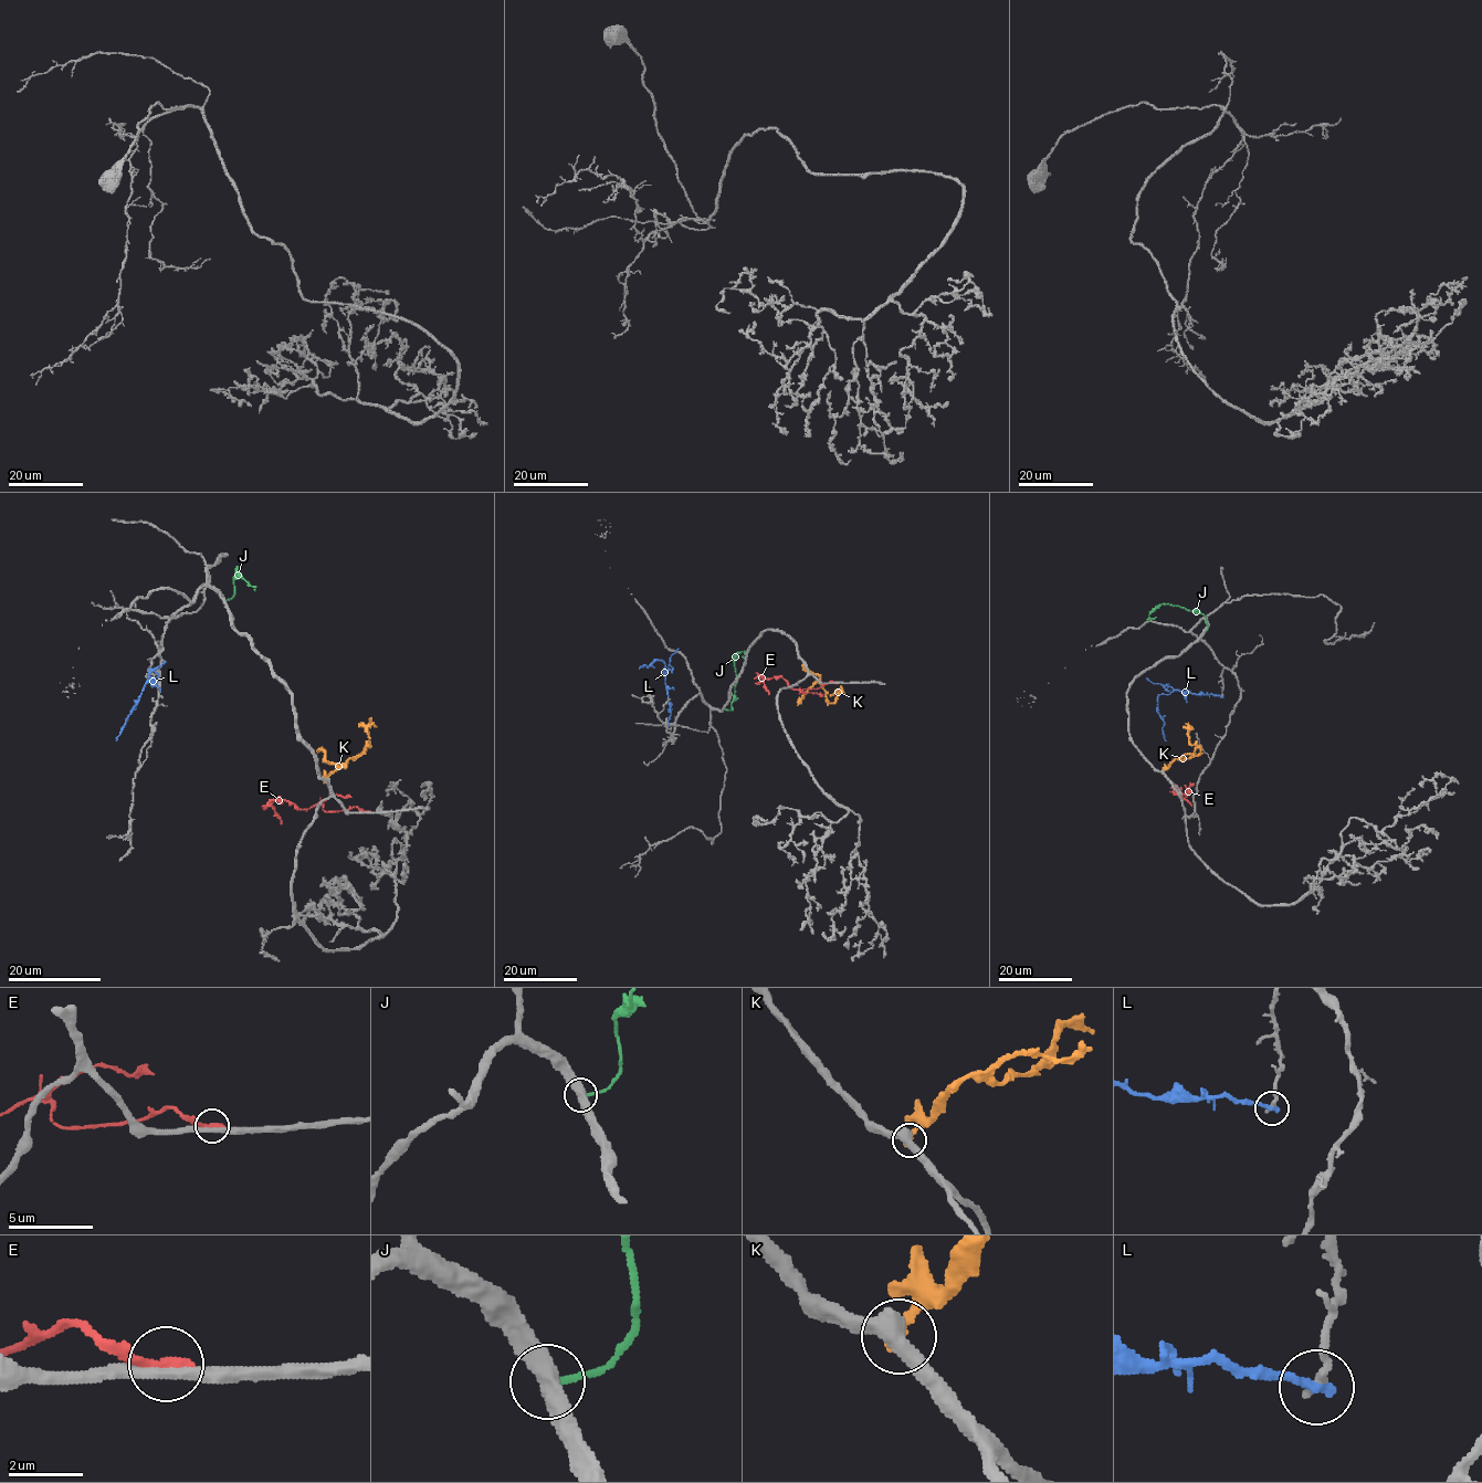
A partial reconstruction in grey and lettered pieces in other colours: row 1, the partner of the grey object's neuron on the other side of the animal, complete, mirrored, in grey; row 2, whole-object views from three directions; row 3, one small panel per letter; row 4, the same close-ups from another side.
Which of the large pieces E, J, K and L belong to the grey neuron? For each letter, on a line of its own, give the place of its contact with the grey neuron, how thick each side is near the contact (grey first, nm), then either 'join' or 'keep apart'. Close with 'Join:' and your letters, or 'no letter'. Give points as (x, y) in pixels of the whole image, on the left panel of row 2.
E: contact (367, 811); calibres 360 and 260 nm; keep apart
J: contact (223, 600); calibres 480 and 180 nm; keep apart
K: contact (325, 781); calibres 550 and 360 nm; keep apart
L: contact (153, 684); calibres 280 and 280 nm; keep apart
Join: no letter

